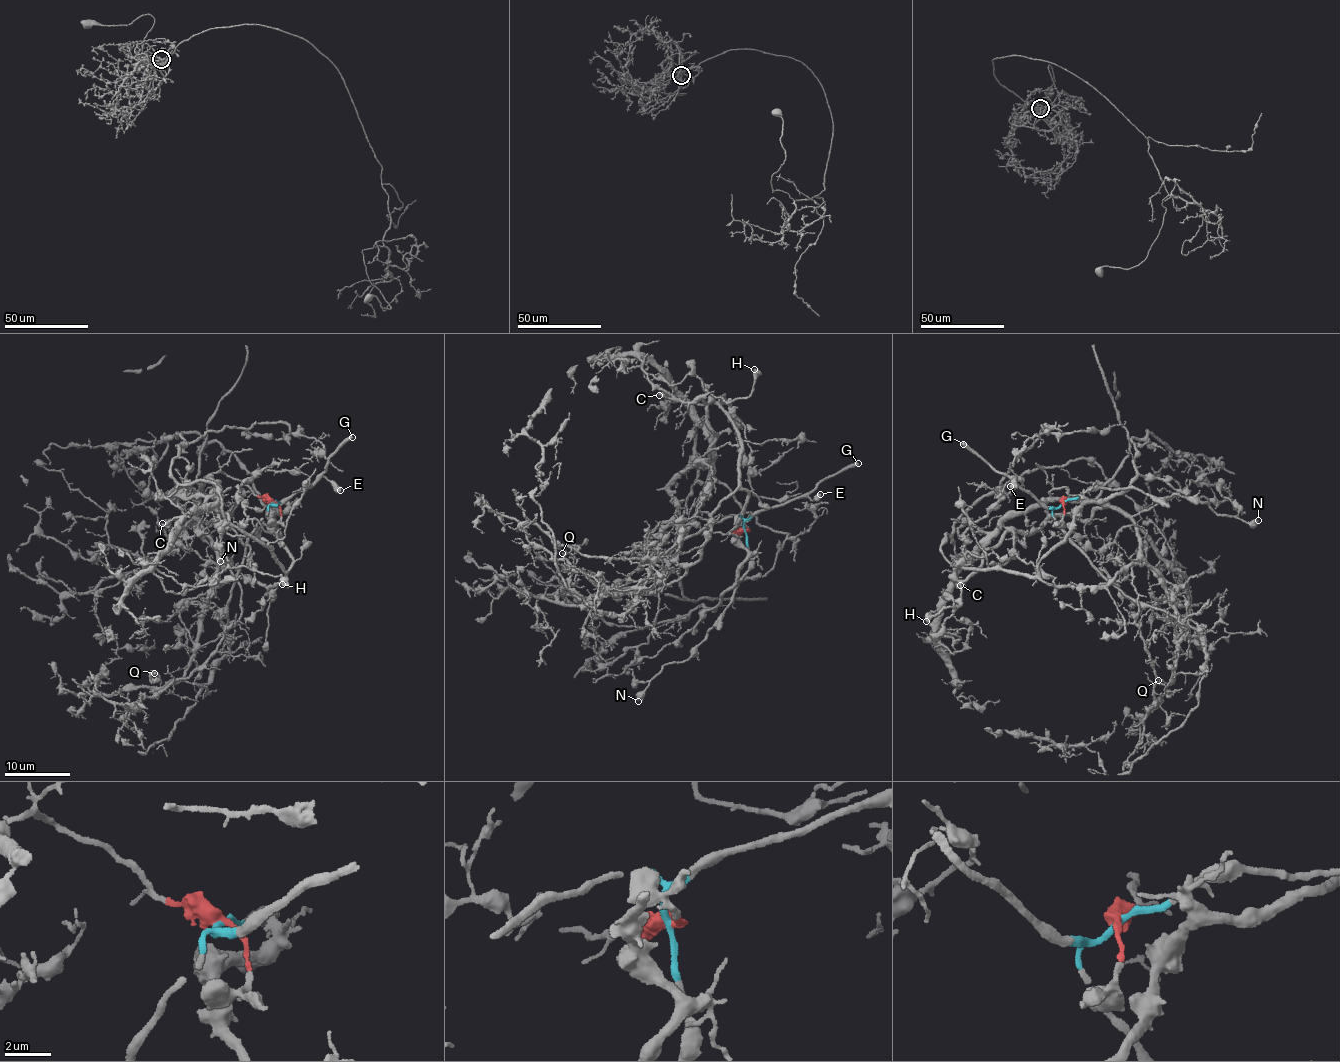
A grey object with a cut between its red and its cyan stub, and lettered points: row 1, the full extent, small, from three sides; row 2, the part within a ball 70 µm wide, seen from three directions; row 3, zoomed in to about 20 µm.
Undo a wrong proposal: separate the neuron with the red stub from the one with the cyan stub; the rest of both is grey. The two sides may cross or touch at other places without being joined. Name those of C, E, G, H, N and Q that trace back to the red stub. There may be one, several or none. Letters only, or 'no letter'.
C, H, Q

